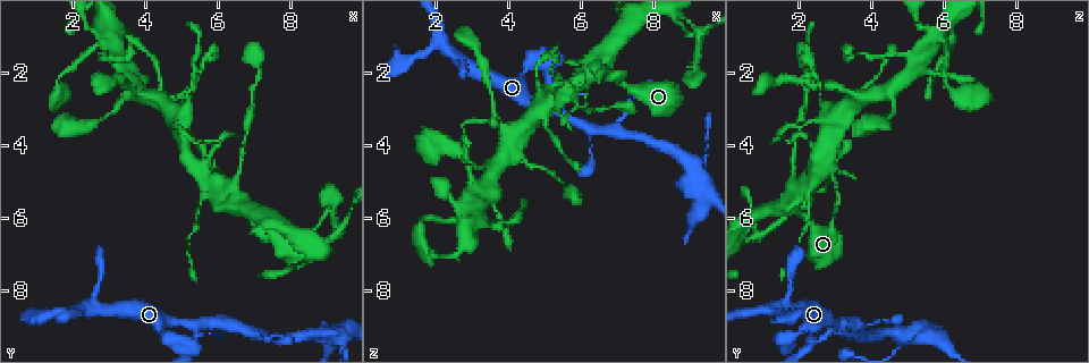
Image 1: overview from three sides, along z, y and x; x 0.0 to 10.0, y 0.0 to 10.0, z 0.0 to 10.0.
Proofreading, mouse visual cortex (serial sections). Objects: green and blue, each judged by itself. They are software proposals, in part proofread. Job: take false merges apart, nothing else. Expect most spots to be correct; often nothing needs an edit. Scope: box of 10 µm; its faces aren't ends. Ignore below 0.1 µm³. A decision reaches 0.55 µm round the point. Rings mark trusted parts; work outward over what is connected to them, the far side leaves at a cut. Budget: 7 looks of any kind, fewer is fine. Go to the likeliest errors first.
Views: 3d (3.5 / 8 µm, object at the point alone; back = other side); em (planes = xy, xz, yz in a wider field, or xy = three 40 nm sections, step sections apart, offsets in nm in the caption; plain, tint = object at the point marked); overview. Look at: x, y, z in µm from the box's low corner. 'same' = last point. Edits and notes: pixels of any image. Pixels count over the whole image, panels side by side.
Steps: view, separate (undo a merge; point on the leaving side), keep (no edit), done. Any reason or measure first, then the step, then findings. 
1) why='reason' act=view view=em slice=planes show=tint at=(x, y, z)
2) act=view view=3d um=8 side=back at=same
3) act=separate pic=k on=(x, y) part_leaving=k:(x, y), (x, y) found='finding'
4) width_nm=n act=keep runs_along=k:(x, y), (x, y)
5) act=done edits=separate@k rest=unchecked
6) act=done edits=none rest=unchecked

why='a narrow waist' act=view view=3d um=3.5 at=(9.20, 6.55, 0.85)

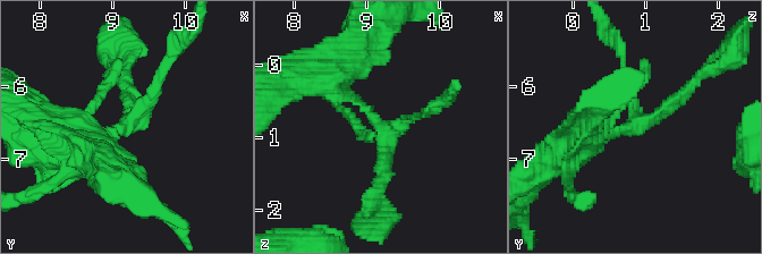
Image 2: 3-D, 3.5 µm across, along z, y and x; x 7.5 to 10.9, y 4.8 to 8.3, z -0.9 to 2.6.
act=keep found='one cell here'

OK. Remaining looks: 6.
act=view view=3d um=3.5 at=(6.65, 4.65, 1.90)

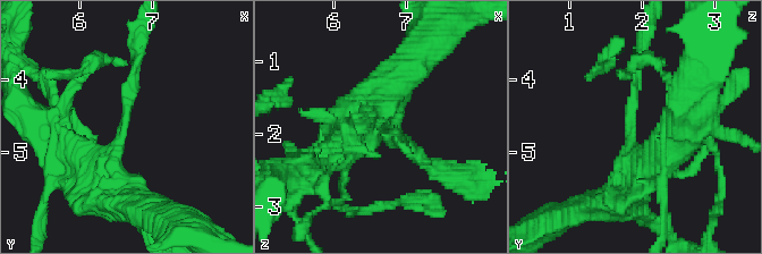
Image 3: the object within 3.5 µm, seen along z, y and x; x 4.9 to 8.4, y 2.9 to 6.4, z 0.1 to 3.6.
act=view view=em slice=xy step=3 show=tint at=(6.60, 4.65, 1.85)

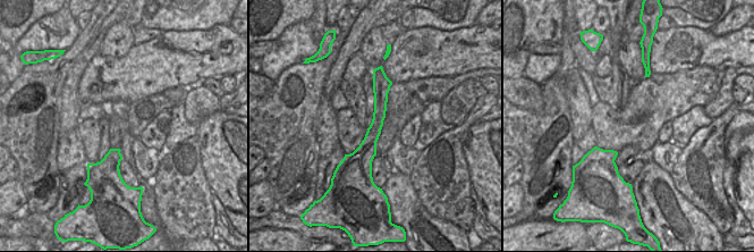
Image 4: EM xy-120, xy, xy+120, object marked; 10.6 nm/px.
act=keep runs_along=4:(382, 76), (369, 174) found='continuous, no second cell'

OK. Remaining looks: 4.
why='four or more arms meet' act=view view=3d um=3.5 at=(9.25, 9.20, 4.85)

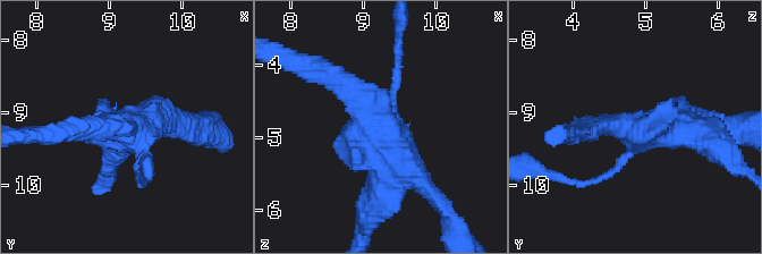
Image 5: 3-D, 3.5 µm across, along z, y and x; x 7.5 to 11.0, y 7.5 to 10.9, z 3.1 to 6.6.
act=view view=em slice=xy step=3 show=tint at=(9.25, 9.25, 4.85)

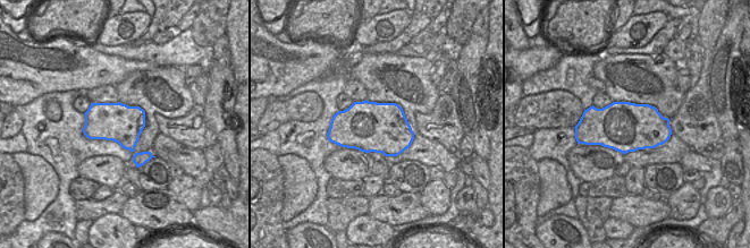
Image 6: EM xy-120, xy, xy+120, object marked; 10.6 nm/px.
act=view view=em slice=xy step=2 show=tint at=same

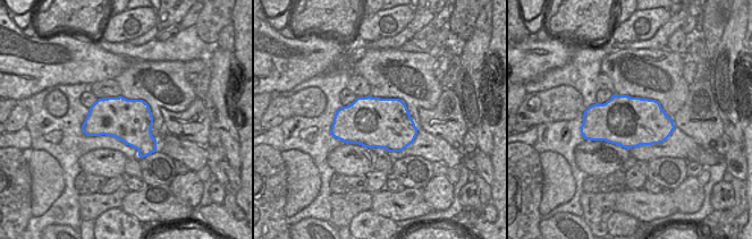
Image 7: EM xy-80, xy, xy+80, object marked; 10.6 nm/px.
act=keep runs_along=5:(345, 86), (383, 130), (373, 209) found='all the same cell'

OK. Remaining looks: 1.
act=done edits=none rest=unchecked

